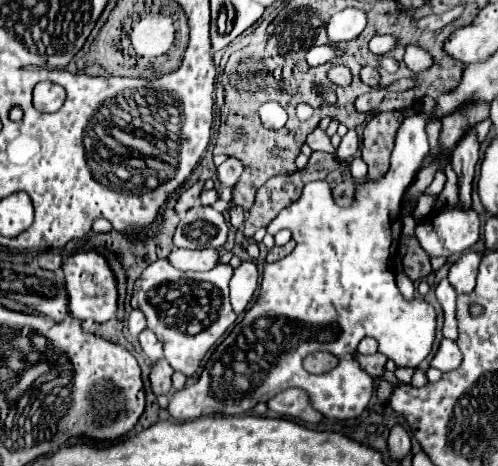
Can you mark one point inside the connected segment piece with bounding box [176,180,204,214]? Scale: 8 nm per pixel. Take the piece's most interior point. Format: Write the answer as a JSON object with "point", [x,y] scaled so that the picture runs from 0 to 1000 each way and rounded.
{"point":[380,423]}

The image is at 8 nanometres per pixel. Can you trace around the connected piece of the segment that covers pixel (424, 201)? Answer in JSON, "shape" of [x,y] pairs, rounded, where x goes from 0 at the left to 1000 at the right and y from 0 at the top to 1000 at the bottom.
{"shape":[[[847,416],[847,421],[839,425],[835,446],[831,446],[831,459],[827,459],[831,472],[835,472],[835,481],[843,481],[843,476],[863,459],[863,446],[867,446],[871,425],[876,425],[876,421],[859,421],[859,416]]]}

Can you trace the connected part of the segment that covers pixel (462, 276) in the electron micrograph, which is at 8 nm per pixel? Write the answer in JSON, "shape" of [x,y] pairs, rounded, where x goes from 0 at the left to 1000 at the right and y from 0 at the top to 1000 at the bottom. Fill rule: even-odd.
{"shape":[[[932,541],[900,579],[900,601],[920,631],[940,631],[952,622],[960,571],[968,545],[960,541]]]}

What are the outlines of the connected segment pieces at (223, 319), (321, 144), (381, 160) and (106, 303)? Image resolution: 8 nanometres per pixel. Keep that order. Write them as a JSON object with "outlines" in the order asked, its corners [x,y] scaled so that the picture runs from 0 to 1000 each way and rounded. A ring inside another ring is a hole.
{"outlines":[[[[325,554],[305,562],[273,601],[261,652],[265,661],[289,670],[297,687],[297,708],[305,708],[329,734],[333,777],[349,794],[386,807],[426,738],[454,712],[462,695],[470,695],[474,670],[486,670],[494,661],[514,614],[518,579],[514,567],[502,558],[486,562],[466,592],[462,567],[438,567],[418,584],[361,584],[337,562],[337,554]],[[458,605],[470,665],[458,644]]],[[[643,270],[614,296],[614,309],[618,309],[627,322],[643,322],[643,326],[659,326],[659,330],[671,330],[671,322],[675,322],[667,309],[663,309],[663,292],[659,292],[655,279],[647,279]]],[[[763,240],[735,266],[735,311],[725,315],[725,337],[739,352],[739,382],[755,386],[779,369],[791,292],[807,266],[803,240]]],[[[181,536],[181,541],[157,541],[133,554],[124,567],[129,592],[133,592],[133,618],[141,635],[141,678],[157,687],[185,682],[189,691],[213,691],[229,682],[237,665],[237,622],[233,622],[233,592],[225,575],[217,571],[217,558],[209,545]]]]}

